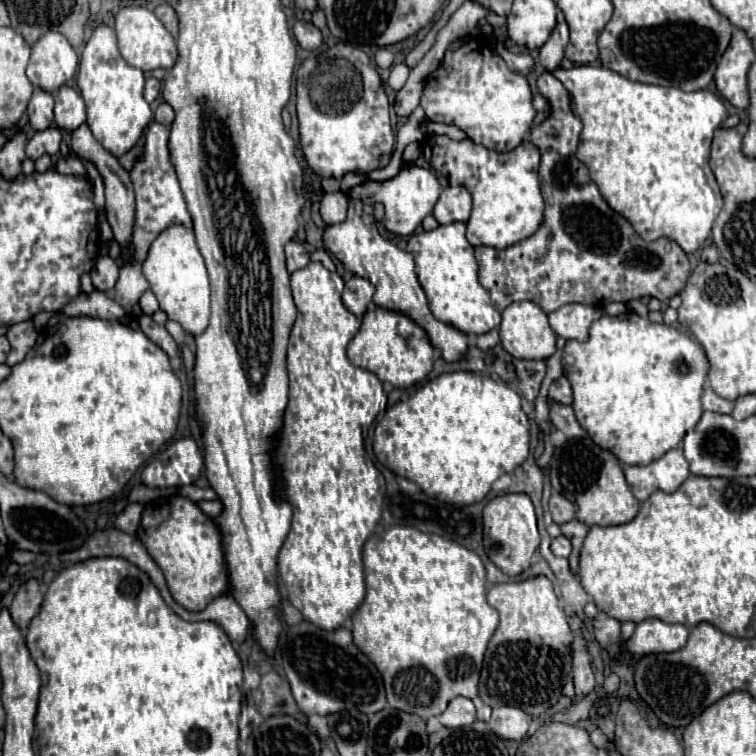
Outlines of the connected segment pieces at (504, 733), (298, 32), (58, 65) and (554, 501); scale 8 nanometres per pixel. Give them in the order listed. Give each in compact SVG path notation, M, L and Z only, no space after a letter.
M497 706L497 708L493 708L489 726L501 738L523 740L527 734L527 728L529 728L529 716L515 706Z
M297 20L293 24L293 34L297 38L297 42L305 48L305 50L315 50L321 46L321 32L319 28L315 28L311 22L305 20Z
M43 34L31 48L31 60L27 66L29 80L47 92L57 92L67 84L77 70L79 58L63 34Z
M553 494L549 498L549 510L551 510L551 516L553 516L553 522L555 524L565 524L565 522L571 522L575 518L575 504L569 502L565 496L561 494Z

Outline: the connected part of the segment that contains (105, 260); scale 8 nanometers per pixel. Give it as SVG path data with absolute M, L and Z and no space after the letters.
M101 256L93 268L95 270L91 270L91 282L95 290L111 294L119 276L119 266L115 264L115 260L111 260L109 256Z

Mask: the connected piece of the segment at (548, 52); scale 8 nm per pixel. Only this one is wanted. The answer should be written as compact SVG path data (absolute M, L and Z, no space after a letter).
M559 18L551 38L539 50L539 62L541 62L541 66L545 70L553 72L553 70L557 70L561 66L567 42L569 42L569 28L567 28L567 22Z

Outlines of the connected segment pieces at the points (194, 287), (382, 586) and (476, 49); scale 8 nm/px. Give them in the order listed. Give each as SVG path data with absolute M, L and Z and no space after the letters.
M169 226L153 244L149 250L149 256L143 264L143 274L149 280L149 286L159 300L159 308L167 314L169 320L175 320L181 324L183 332L189 336L199 336L211 316L211 304L209 304L209 274L205 268L205 260L195 244L193 230L187 230L185 226Z
M391 526L363 544L363 566L367 592L363 604L351 616L353 638L355 646L379 668L389 706L427 720L439 716L455 696L477 698L483 654L499 624L497 610L485 598L485 566L481 558L443 536L425 534L411 526Z
M475 38L445 52L439 68L433 70L425 82L421 108L431 122L455 124L463 128L473 142L499 152L517 148L535 118L527 78L511 72L485 40Z

